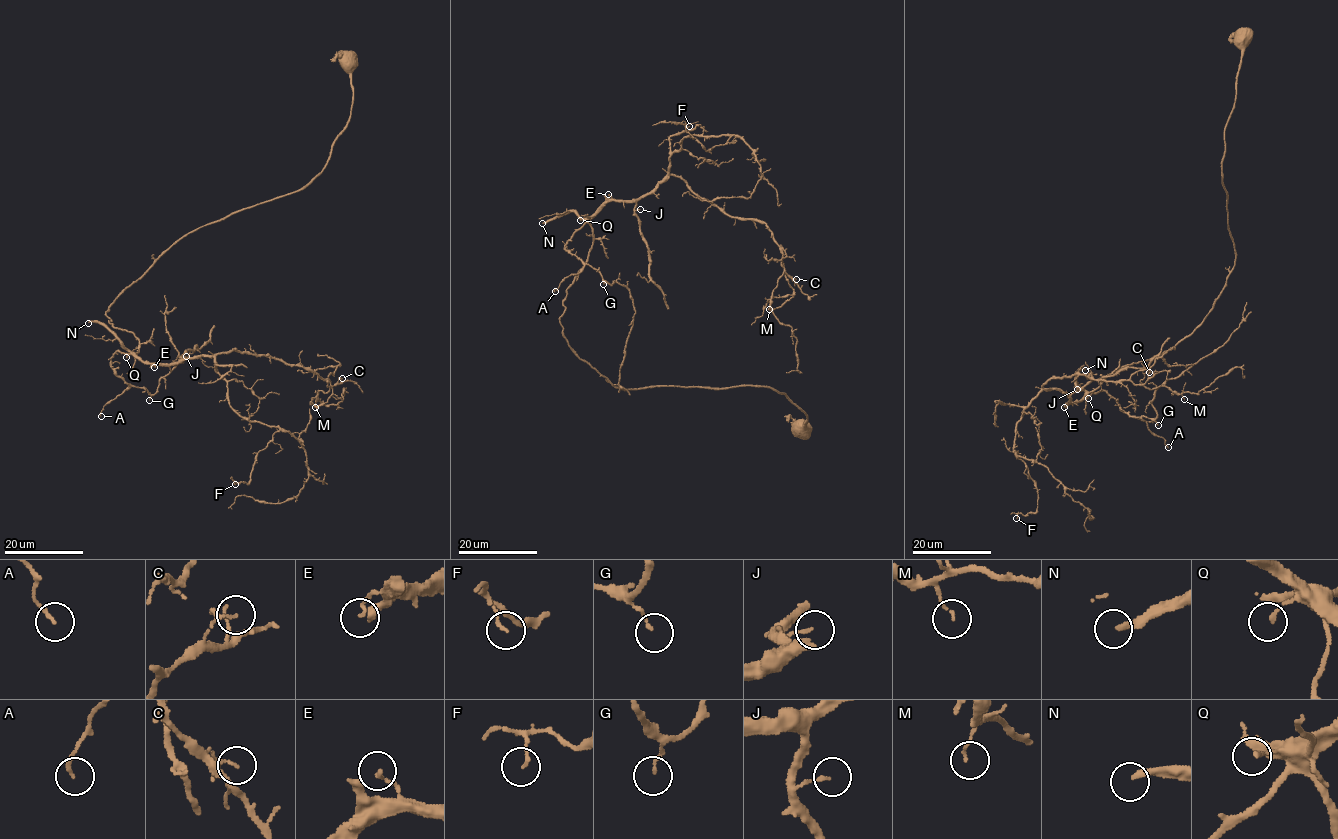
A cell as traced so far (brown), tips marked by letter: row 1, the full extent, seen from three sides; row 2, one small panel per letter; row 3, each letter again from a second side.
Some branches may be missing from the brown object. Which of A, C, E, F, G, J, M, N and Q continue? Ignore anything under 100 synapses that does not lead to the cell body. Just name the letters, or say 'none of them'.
E, N

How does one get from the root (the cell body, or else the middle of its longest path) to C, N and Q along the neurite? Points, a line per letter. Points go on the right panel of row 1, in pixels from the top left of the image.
C: (1243, 36), (1224, 130), (1226, 285), (1190, 334), (1079, 401), (1043, 387), (1149, 372)
N: (1243, 36), (1224, 130), (1235, 255), (1226, 285), (1167, 351), (1087, 392), (1076, 384), (1085, 370)
Q: (1243, 36), (1224, 130), (1222, 182), (1235, 255), (1226, 285), (1190, 334), (1113, 371), (1088, 398)

